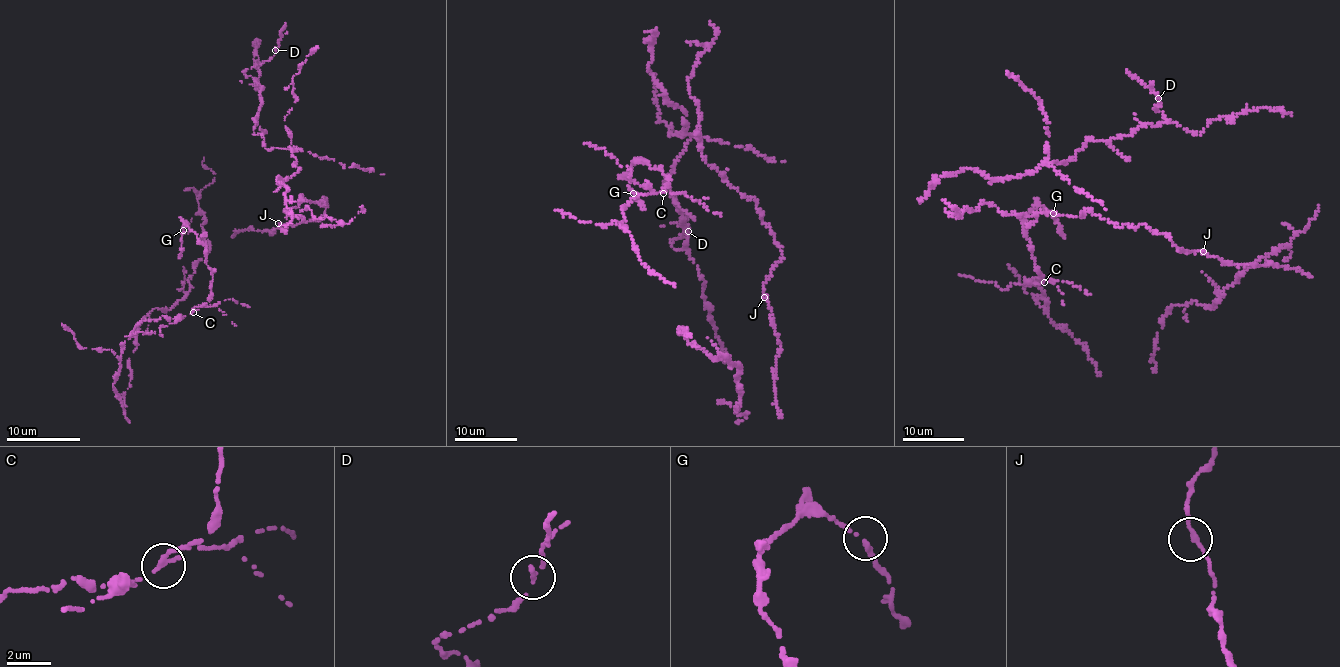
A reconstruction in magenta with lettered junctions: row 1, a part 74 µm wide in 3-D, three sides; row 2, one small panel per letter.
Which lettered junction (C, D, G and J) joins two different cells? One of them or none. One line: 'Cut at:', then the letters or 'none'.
Cut at: C

